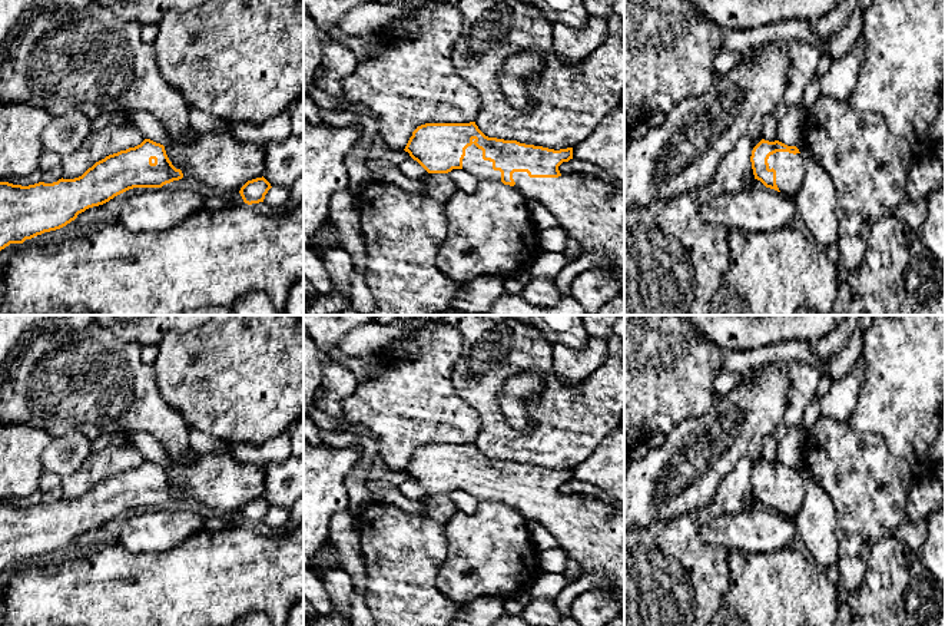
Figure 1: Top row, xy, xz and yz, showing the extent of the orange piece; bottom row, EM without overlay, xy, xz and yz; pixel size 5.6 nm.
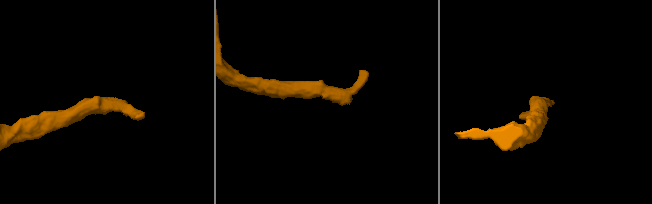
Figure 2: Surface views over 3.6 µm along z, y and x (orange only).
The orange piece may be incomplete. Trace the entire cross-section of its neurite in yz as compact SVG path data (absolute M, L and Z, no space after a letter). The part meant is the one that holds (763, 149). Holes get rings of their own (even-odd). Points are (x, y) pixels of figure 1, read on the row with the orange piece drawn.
M762 139L750 156L755 179L788 196L798 196L805 178L805 162L796 146Z

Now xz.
M470 122L421 125L412 132L404 150L428 173L448 173L452 169L465 169L478 180L503 182L517 188L528 202L544 205L557 218L567 235L580 244L581 252L600 252L614 259L614 265L604 269L617 276L620 281L620 297L624 299L624 191L593 175L561 175L558 166L573 159L573 148L554 150L517 140L488 138L478 129L475 122Z

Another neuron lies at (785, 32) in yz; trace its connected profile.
M785 20L747 30L726 30L722 37L722 49L745 53L749 49L766 44L789 44L803 42L810 46L819 44L819 37L808 20Z

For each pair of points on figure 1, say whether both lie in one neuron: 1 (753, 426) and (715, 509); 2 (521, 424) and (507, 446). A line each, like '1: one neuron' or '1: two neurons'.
1: two neurons
2: two neurons

